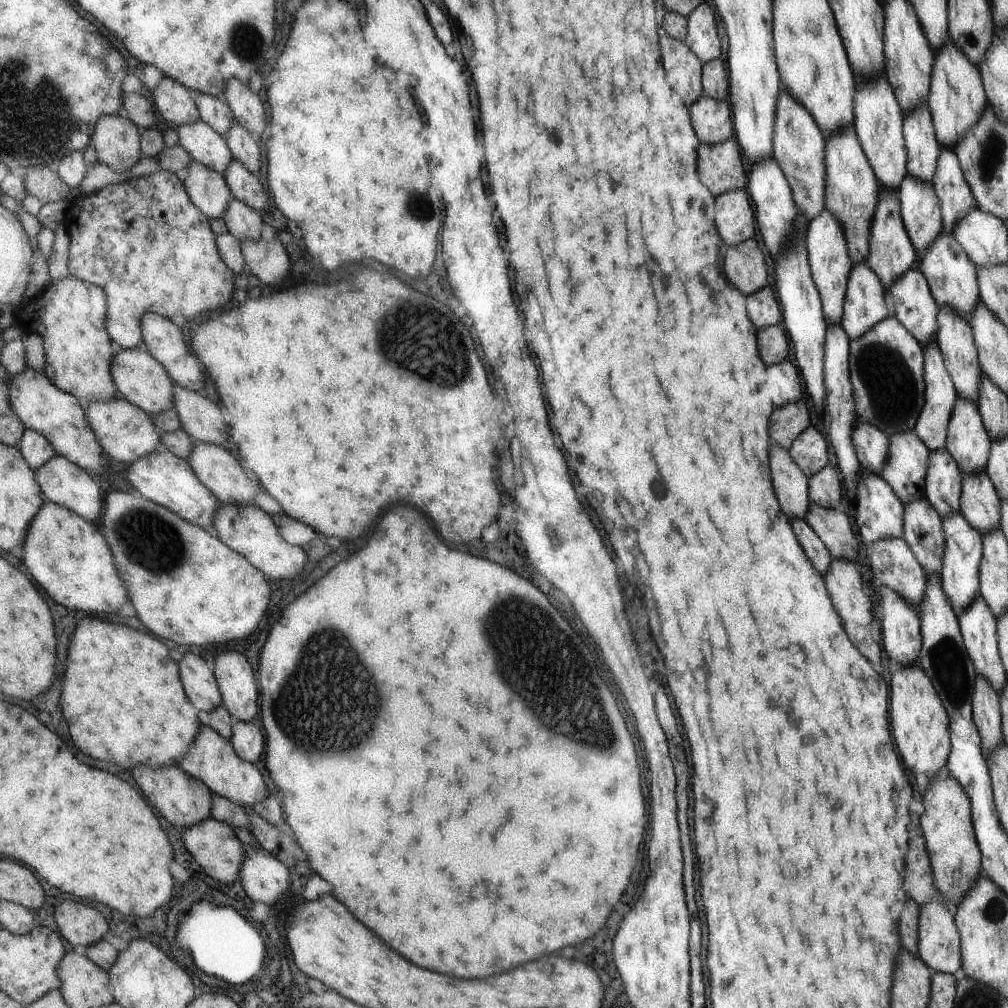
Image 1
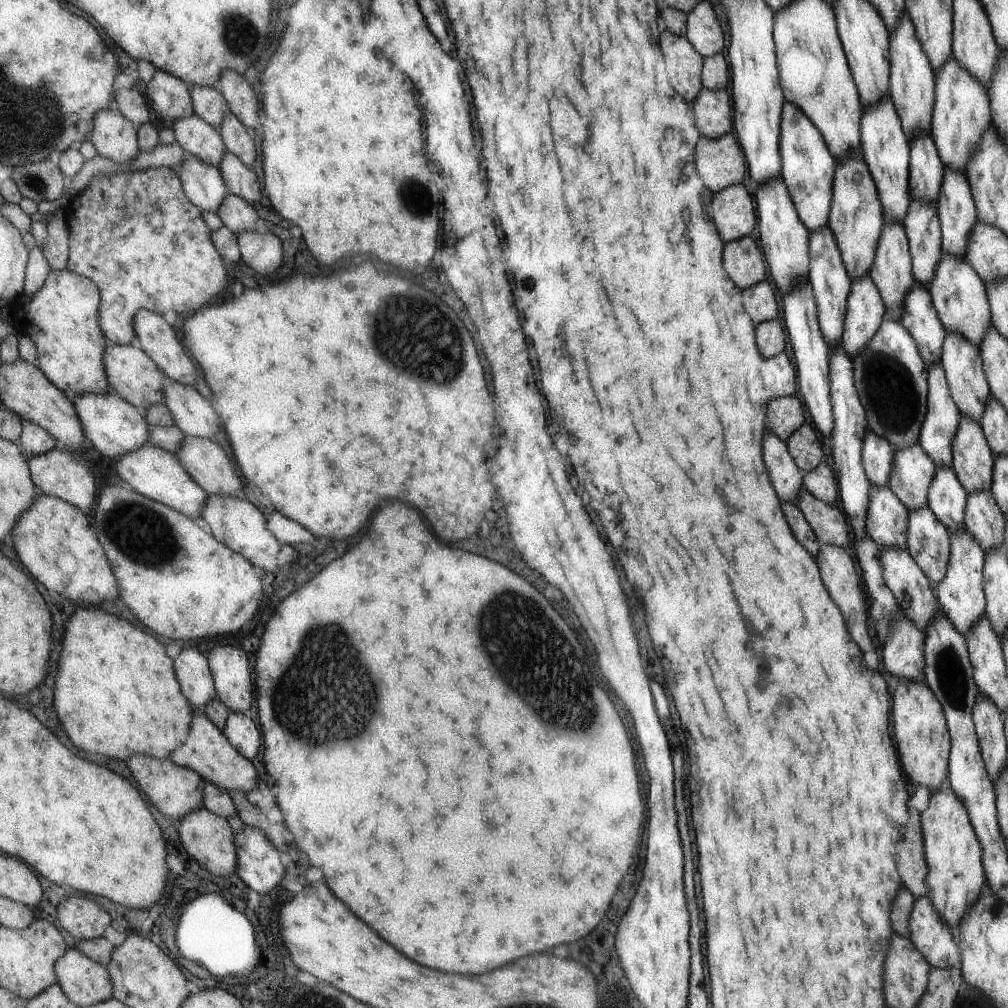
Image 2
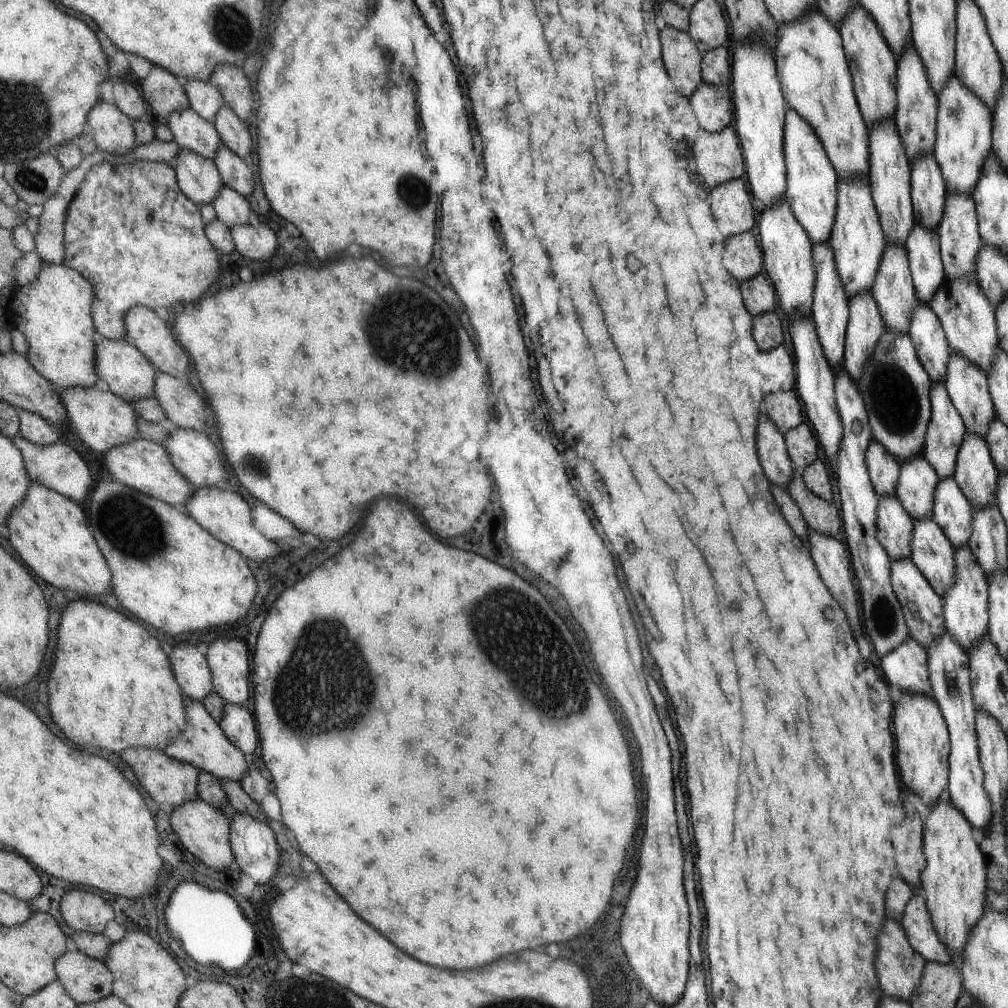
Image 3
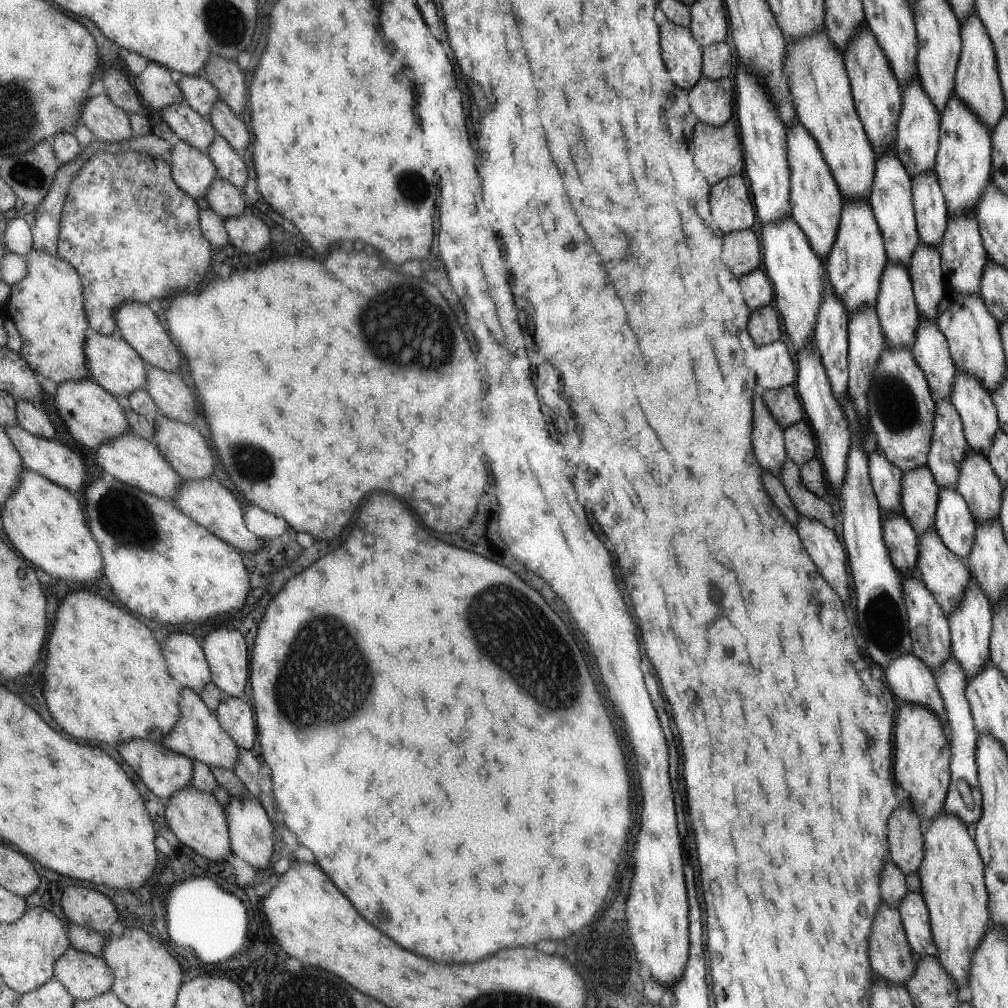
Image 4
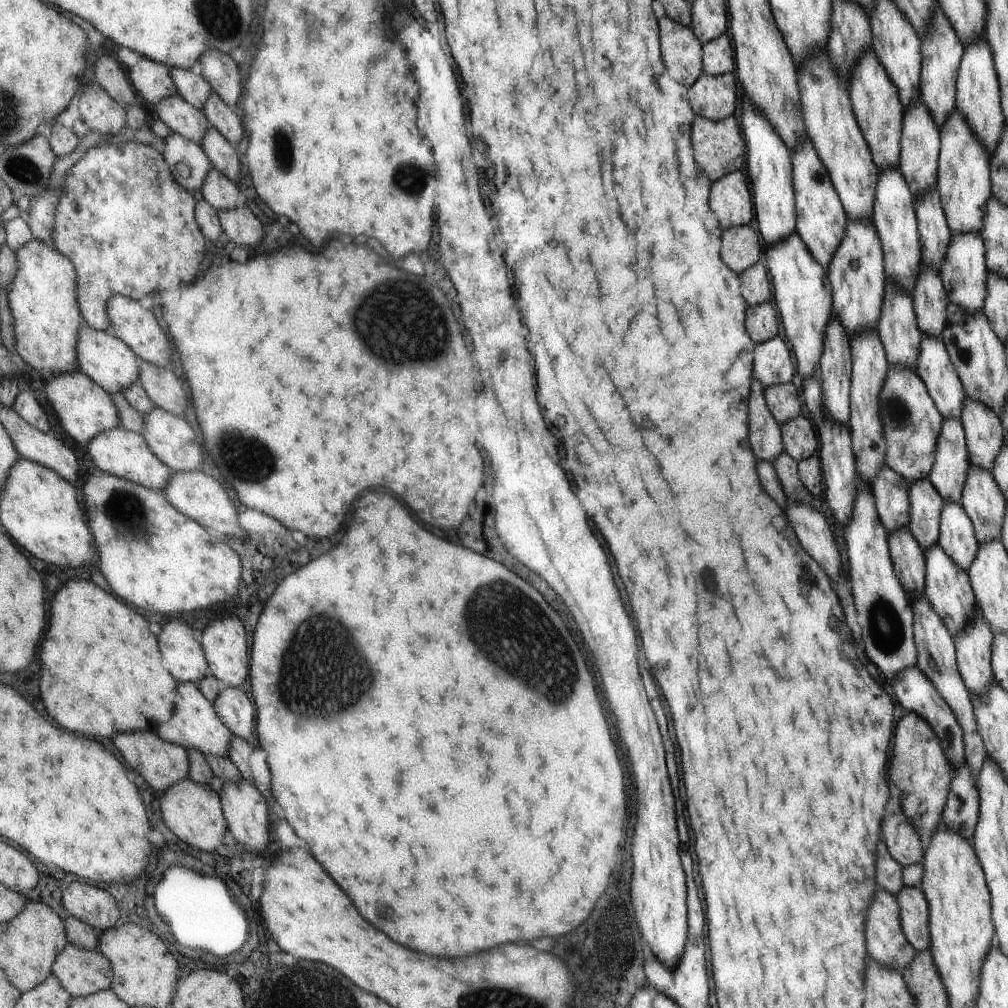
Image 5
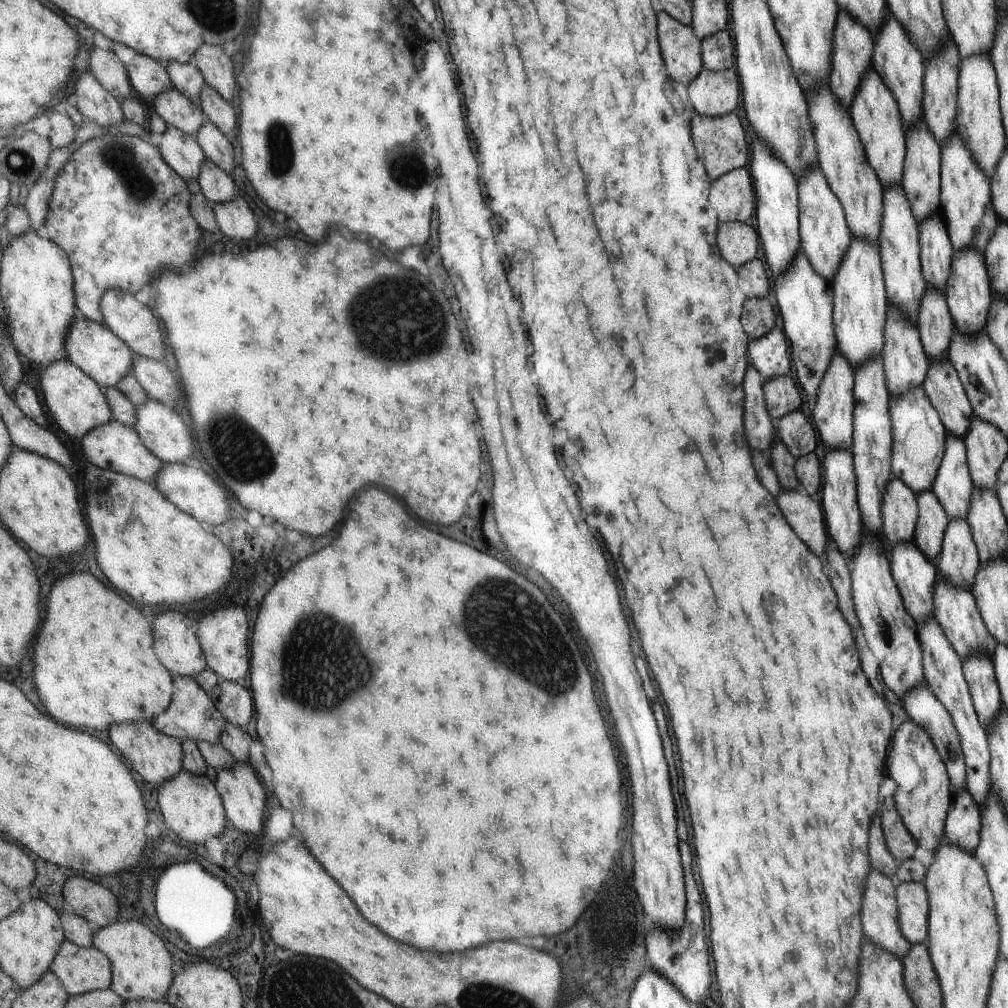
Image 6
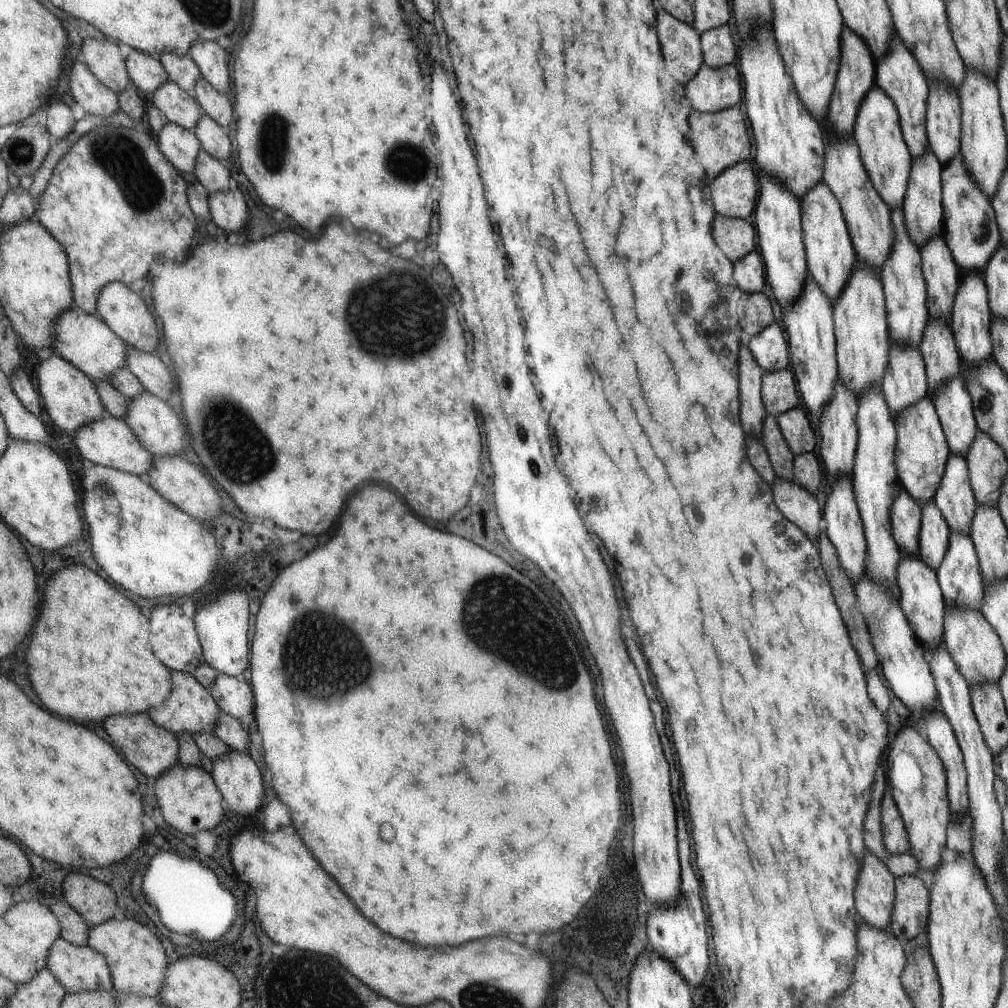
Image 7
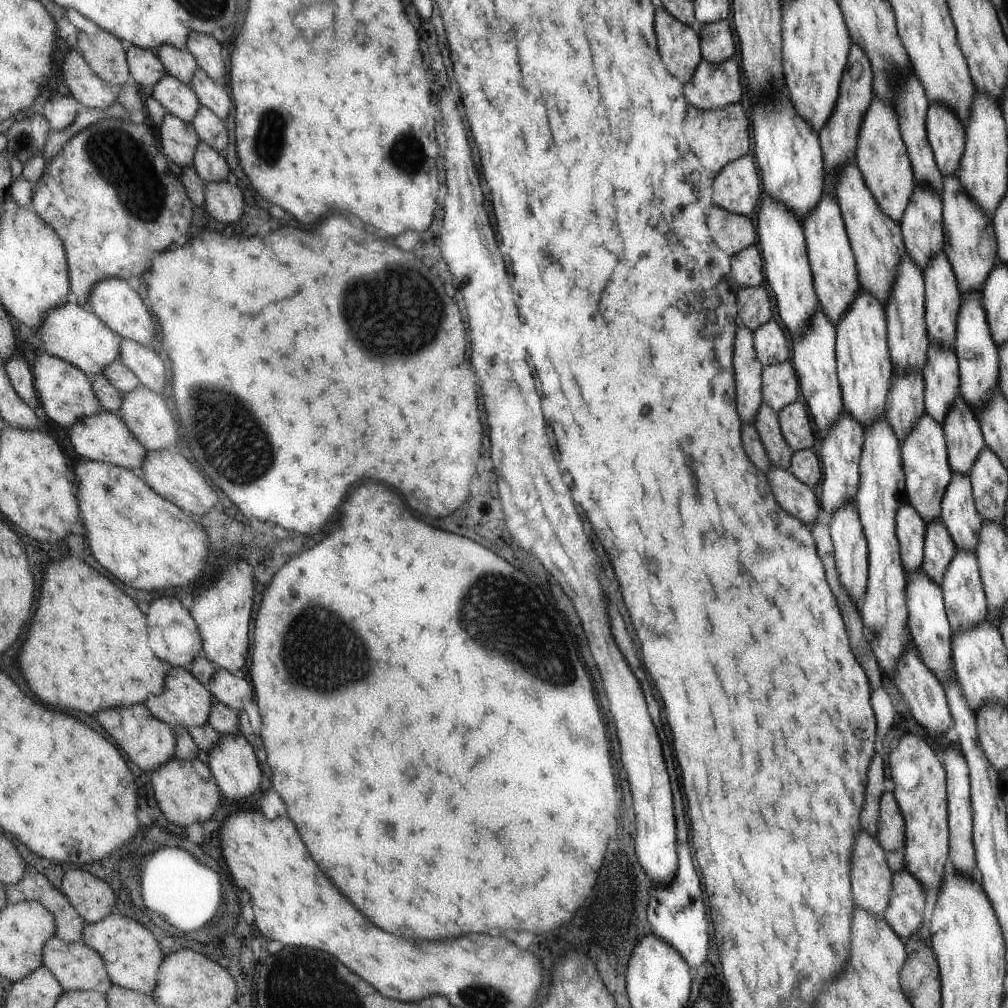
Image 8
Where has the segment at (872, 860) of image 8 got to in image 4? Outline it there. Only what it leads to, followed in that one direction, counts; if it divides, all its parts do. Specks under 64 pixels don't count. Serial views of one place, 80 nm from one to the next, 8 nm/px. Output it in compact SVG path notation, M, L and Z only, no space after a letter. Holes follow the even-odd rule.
M888 904L879 906L879 910L875 912L875 930L871 930L871 968L875 970L875 974L886 981L904 985L908 978L913 977L920 958L907 942L898 910Z

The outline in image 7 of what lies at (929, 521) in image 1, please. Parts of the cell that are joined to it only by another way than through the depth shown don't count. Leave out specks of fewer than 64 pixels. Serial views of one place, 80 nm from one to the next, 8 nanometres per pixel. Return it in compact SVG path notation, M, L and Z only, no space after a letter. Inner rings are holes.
M944 600L943 645L950 653L958 671L966 679L969 688L973 685L997 685L1006 664L1006 653L998 634L980 611L963 609Z

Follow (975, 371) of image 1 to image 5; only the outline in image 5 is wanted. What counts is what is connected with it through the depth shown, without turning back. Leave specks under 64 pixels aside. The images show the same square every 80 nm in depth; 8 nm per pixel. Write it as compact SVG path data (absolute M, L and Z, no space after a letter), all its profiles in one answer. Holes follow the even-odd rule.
M964 396L960 422L965 431L967 456L971 467L989 471L1002 448L1002 423L990 408Z

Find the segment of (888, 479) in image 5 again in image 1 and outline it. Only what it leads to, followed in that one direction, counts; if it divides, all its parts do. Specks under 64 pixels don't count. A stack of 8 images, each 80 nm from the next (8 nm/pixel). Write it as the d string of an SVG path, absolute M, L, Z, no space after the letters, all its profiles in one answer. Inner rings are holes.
M855 418L851 430L851 445L862 468L879 474L887 457L887 436L877 426Z

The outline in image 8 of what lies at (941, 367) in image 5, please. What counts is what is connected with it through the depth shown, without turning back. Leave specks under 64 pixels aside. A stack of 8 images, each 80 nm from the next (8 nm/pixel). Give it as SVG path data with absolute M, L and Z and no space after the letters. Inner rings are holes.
M959 394L941 424L950 470L955 470L957 474L970 473L975 458L978 458L985 445L978 420L974 416L970 404Z

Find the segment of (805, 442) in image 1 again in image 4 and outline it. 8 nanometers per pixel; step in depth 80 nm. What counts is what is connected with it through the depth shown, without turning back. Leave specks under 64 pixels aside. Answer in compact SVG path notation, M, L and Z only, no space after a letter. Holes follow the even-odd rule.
M797 421L782 429L782 437L785 439L786 458L797 466L805 464L815 456L815 440L807 421Z

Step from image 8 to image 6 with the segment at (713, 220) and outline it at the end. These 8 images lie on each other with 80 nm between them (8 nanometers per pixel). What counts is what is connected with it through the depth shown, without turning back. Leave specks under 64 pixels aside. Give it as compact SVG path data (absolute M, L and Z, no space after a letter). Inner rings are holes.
M719 223L716 240L722 257L735 269L757 254L757 234L749 224Z

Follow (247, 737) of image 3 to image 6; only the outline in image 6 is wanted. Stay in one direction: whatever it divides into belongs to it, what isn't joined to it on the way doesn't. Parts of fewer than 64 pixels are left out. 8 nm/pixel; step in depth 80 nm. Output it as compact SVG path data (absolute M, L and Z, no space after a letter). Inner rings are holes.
M221 679L209 695L222 713L225 722L245 731L254 710L250 690L243 687L241 681Z

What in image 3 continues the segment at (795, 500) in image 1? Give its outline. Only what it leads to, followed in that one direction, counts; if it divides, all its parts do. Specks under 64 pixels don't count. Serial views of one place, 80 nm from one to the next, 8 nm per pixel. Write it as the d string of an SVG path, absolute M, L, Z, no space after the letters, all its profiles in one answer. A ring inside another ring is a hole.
M765 414L759 418L759 438L756 439L756 445L759 446L759 462L763 462L763 469L767 470L767 477L771 478L771 482L785 489L795 472L790 455L786 451L785 435Z

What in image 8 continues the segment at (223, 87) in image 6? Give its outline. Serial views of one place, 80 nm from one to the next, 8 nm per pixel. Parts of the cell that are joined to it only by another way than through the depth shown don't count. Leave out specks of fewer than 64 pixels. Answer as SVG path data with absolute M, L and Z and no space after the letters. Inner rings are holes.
M191 33L183 50L194 56L198 68L207 74L211 82L221 84L220 79L224 76L225 64L221 60L221 46L213 36Z

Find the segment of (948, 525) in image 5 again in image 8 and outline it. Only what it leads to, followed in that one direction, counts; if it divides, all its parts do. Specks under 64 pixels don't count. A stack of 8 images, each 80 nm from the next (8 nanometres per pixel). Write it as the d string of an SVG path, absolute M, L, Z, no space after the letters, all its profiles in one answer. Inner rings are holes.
M955 548L954 558L951 558L942 582L938 585L942 590L942 600L946 608L946 618L949 620L950 630L963 632L969 626L979 625L986 620L986 594L981 580L981 572L978 568L978 560L973 550L967 548Z

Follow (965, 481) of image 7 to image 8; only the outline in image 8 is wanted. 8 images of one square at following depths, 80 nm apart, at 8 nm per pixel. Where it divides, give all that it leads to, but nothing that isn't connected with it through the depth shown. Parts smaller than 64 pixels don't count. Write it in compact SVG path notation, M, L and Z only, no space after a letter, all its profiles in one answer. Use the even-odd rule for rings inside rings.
M950 470L950 473L953 477L943 494L939 516L946 524L956 548L975 551L982 518L974 506L970 479L965 474L957 474L955 470Z

